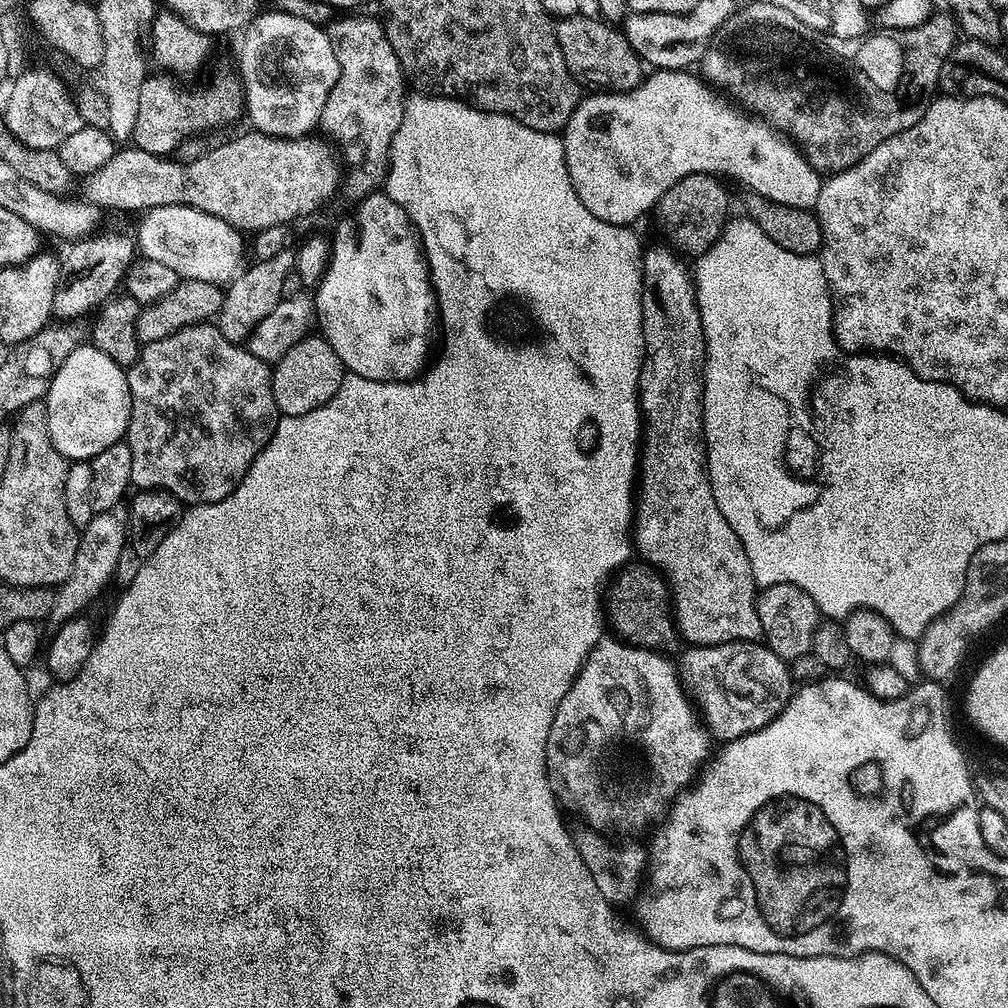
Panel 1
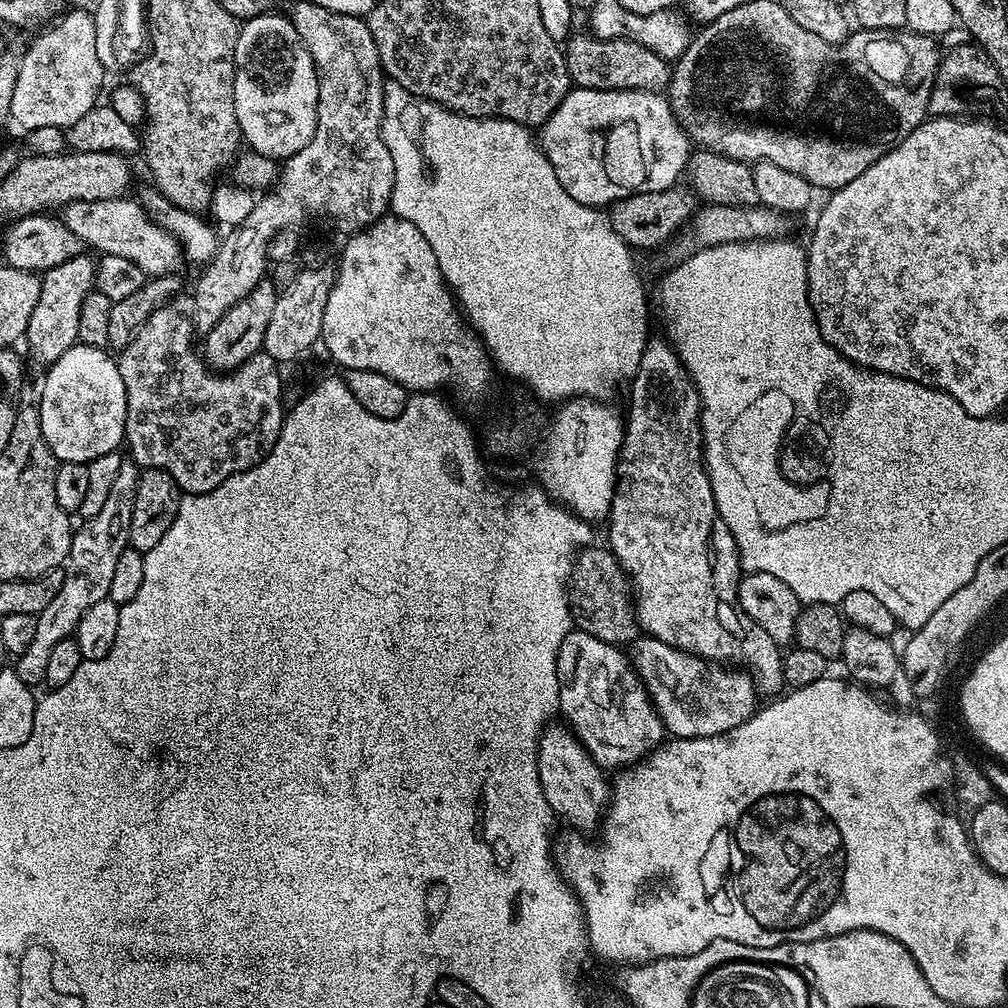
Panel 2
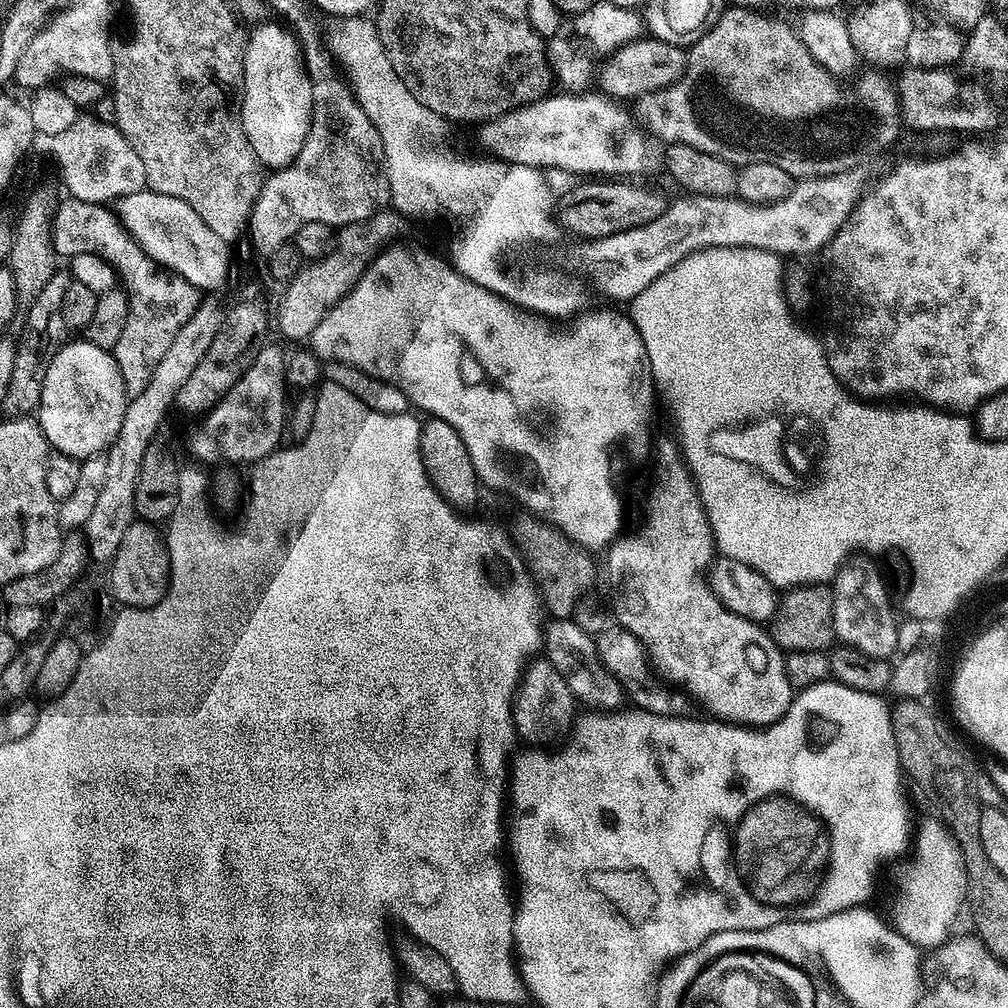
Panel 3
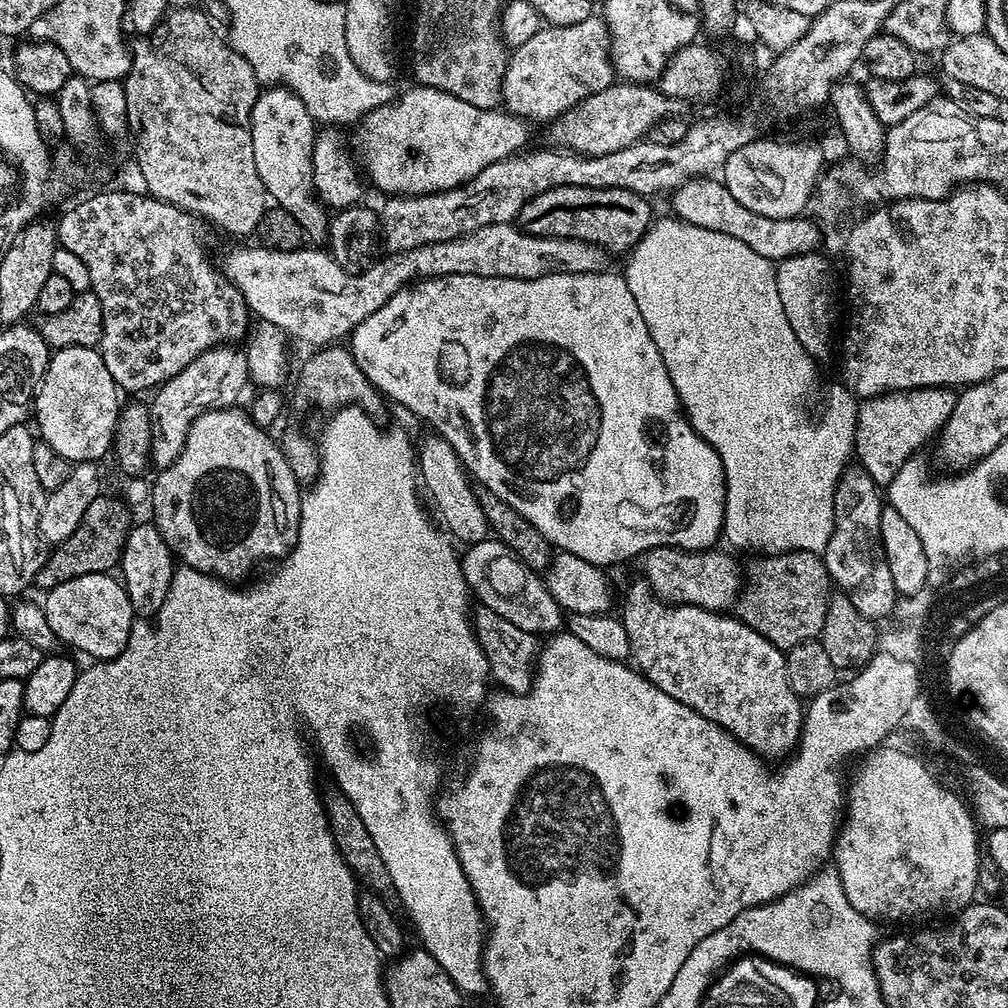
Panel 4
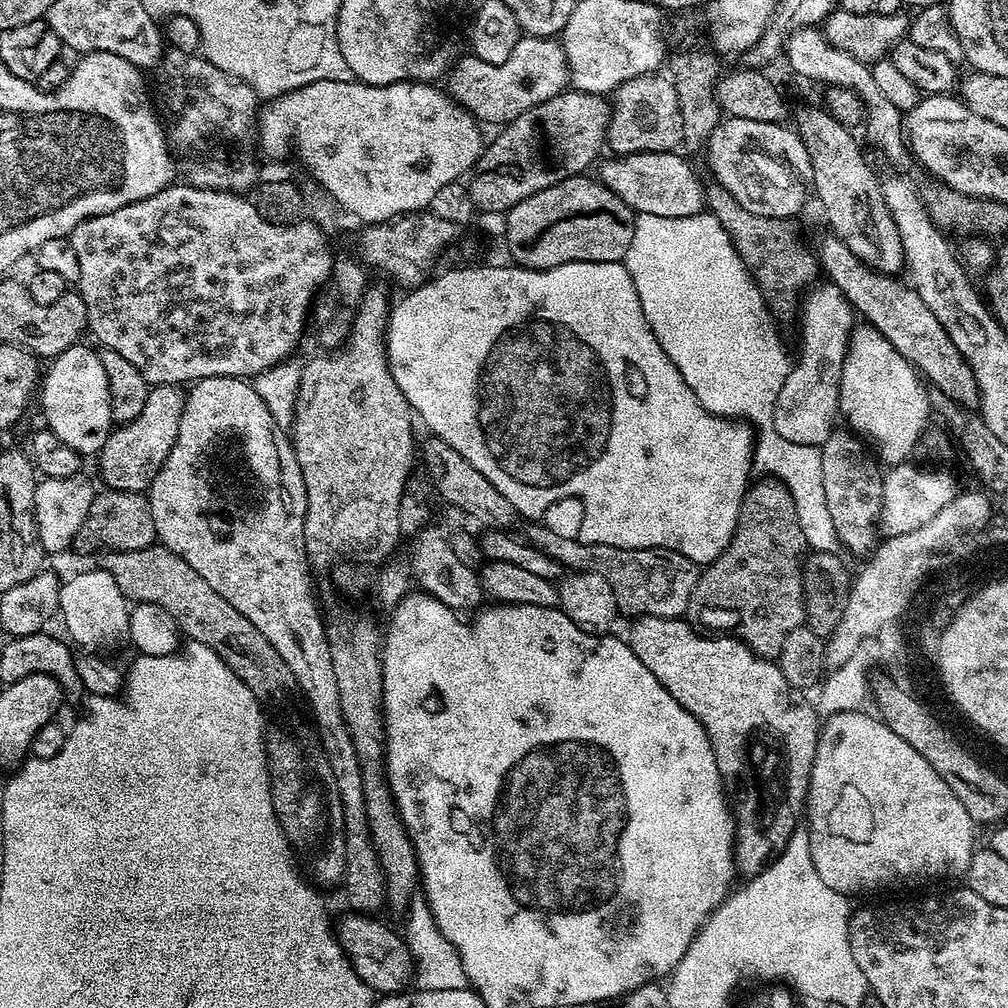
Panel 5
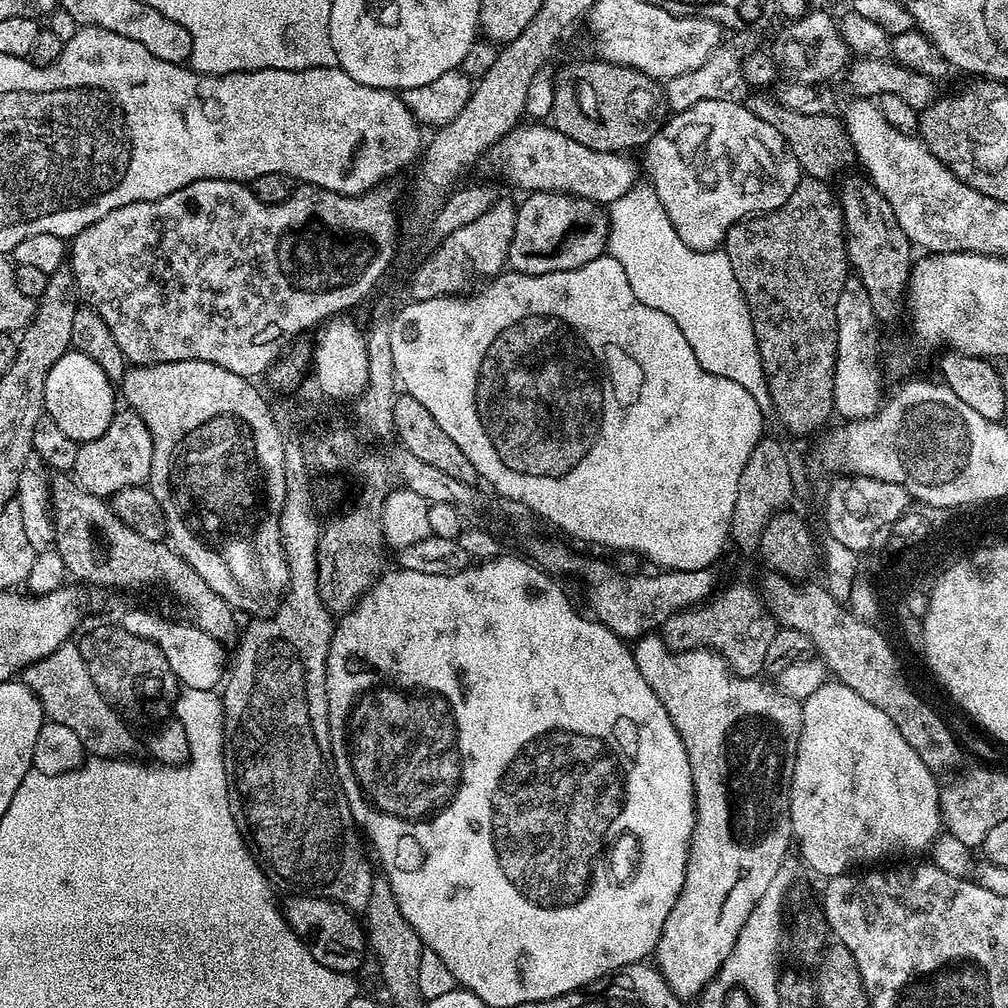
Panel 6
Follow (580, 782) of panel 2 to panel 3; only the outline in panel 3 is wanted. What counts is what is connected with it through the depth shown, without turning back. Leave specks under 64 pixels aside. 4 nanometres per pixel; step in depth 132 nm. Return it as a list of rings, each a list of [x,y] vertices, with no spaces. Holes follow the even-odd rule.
[[[546,658],[534,660],[525,667],[516,694],[512,697],[512,722],[521,741],[548,744],[548,741],[556,740],[560,735],[563,737],[573,727],[578,701],[572,695],[568,679],[550,661]]]

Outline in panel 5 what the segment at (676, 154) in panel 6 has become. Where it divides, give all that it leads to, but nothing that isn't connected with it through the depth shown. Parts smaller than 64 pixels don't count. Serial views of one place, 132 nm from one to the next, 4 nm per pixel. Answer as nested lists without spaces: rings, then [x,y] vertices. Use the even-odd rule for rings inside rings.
[[[737,116],[731,118],[721,119],[717,128],[708,136],[706,153],[708,152],[708,168],[713,172],[711,174],[714,180],[721,183],[733,195],[734,198],[742,204],[742,206],[750,211],[752,214],[773,216],[776,219],[782,219],[784,217],[795,217],[795,212],[800,212],[804,208],[804,203],[807,202],[808,196],[810,200],[810,189],[812,188],[812,172],[810,156],[807,154],[807,147],[803,145],[800,140],[800,136],[796,130],[791,127],[784,128],[783,123],[771,124],[770,122],[750,122],[750,118],[738,118]]]

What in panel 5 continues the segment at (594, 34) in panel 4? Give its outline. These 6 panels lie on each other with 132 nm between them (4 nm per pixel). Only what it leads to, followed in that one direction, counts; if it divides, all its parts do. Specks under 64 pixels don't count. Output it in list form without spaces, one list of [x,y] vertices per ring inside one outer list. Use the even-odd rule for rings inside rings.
[[[527,34],[521,35],[518,46],[514,46],[506,62],[491,64],[465,54],[457,65],[451,67],[447,80],[446,91],[456,103],[472,113],[477,121],[495,126],[509,124],[518,118],[518,114],[526,114],[526,110],[554,98],[570,84],[563,43],[556,38]]]

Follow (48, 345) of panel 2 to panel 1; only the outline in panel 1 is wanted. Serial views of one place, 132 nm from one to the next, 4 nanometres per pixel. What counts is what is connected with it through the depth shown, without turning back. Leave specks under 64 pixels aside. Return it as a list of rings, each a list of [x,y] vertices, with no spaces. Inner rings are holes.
[[[96,230],[91,236],[69,243],[67,248],[68,253],[60,256],[58,286],[54,290],[52,315],[56,318],[80,318],[76,316],[84,315],[91,308],[99,309],[117,291],[115,288],[125,283],[128,269],[138,256],[137,237],[124,232]]]

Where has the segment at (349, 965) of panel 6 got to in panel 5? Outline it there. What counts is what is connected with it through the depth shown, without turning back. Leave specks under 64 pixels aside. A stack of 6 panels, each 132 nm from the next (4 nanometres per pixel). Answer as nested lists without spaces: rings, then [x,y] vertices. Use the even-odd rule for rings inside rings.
[[[347,914],[338,920],[335,929],[340,948],[354,966],[358,978],[366,982],[376,994],[395,994],[409,987],[414,976],[412,951],[408,949],[405,937],[391,932],[382,921],[370,914]]]

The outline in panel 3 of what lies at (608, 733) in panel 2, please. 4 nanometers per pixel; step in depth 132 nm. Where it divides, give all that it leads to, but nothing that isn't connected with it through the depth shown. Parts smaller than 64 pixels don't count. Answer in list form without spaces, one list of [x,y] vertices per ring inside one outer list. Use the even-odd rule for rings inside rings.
[[[549,619],[542,628],[542,648],[546,659],[568,679],[572,695],[577,701],[586,700],[590,704],[602,704],[603,709],[612,710],[617,707],[620,699],[625,699],[626,693],[618,681],[611,676],[602,662],[596,649],[596,641],[586,630],[580,629],[575,619]]]

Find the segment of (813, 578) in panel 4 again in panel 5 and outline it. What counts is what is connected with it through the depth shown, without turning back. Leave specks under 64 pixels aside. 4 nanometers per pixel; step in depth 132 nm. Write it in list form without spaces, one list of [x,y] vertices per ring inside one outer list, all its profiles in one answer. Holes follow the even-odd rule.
[[[775,478],[761,481],[745,492],[736,533],[726,550],[701,571],[690,594],[686,619],[709,633],[735,636],[755,656],[775,661],[787,636],[806,624],[804,558],[809,547],[790,490]]]

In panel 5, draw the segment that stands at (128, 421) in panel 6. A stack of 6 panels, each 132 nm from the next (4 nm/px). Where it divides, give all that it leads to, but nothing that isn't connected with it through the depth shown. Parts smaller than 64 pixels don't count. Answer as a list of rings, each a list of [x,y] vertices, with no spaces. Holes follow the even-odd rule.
[[[174,384],[149,387],[142,414],[130,422],[113,427],[112,433],[106,438],[106,444],[98,453],[100,476],[104,479],[105,489],[147,493],[178,438],[178,422],[182,418],[185,397],[185,393],[180,391]]]

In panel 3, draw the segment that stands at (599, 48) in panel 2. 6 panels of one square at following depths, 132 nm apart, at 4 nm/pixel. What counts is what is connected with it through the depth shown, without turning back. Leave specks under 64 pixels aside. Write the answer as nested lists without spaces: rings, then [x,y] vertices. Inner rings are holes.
[[[655,38],[632,40],[601,63],[598,69],[598,88],[603,95],[617,101],[635,101],[636,97],[662,90],[684,74],[686,52],[681,45],[662,42]]]

